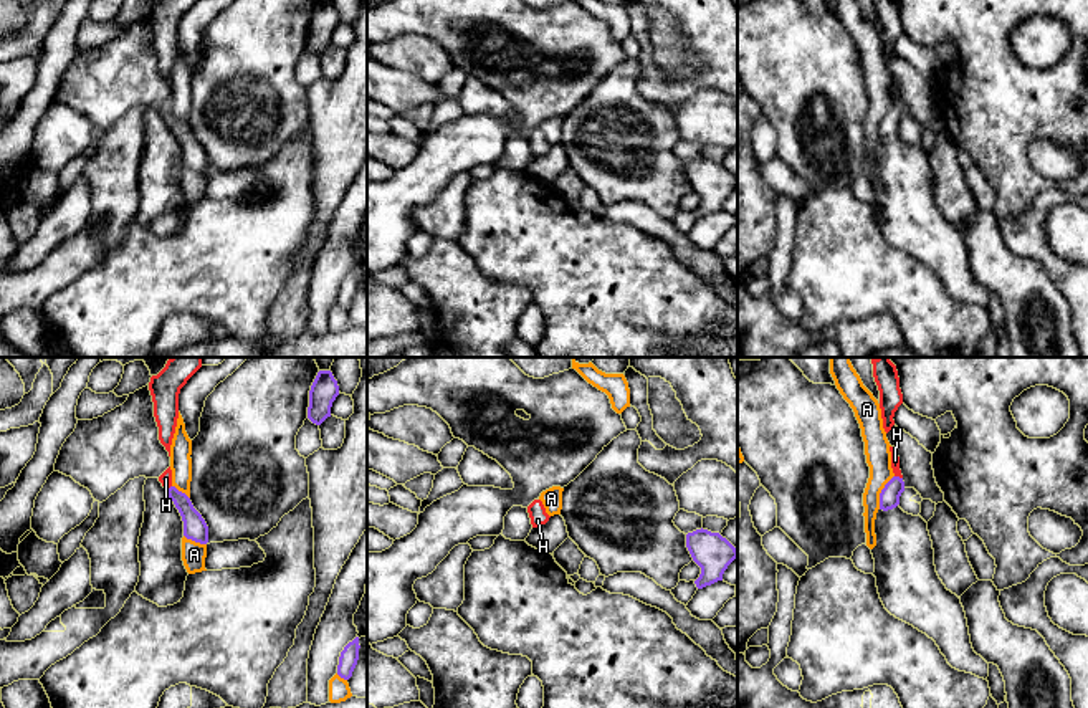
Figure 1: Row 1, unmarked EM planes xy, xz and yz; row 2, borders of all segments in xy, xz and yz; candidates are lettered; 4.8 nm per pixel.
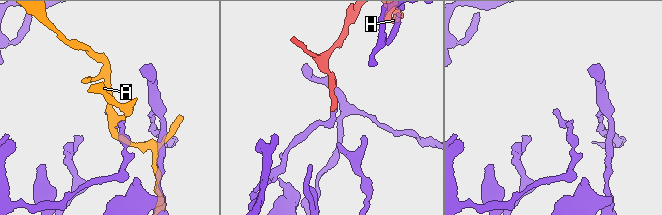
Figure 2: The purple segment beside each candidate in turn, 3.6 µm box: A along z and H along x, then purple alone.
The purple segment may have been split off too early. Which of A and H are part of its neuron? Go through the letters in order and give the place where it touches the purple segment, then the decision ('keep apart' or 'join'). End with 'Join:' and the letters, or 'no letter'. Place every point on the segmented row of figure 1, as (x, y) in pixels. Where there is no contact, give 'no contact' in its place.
A: meets purple in yz at (882, 492); keep apart
H: meets purple in yz at (898, 477); join
Join: H

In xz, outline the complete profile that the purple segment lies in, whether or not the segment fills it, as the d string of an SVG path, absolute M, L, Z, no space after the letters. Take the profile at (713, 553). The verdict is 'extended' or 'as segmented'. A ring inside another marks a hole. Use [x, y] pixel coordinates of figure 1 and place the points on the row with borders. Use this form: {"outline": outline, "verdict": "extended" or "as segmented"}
{"outline": "M703 528L686 534L686 548L701 567L694 581L698 589L723 581L724 571L737 557L737 549L726 538Z", "verdict": "as segmented"}

